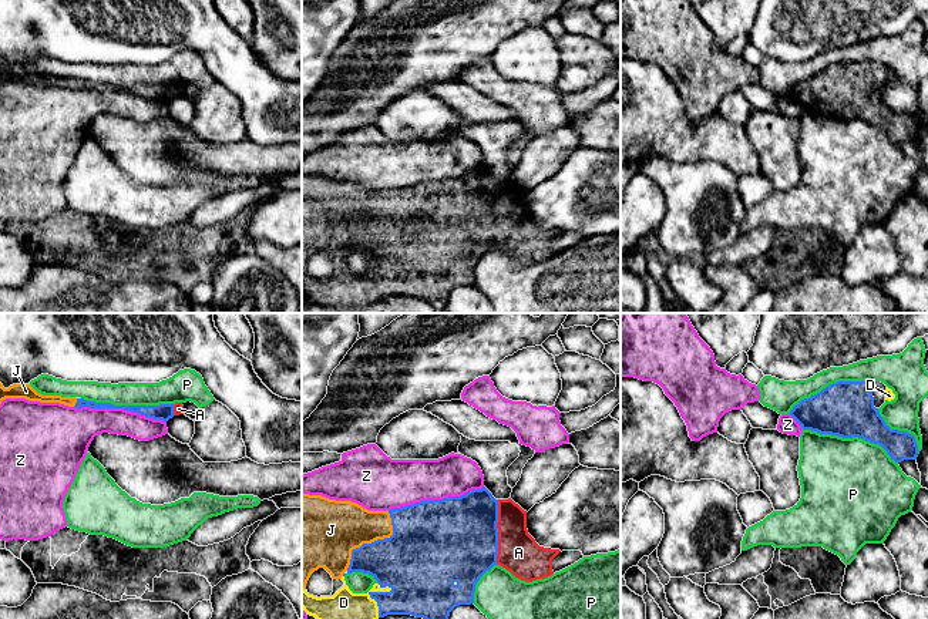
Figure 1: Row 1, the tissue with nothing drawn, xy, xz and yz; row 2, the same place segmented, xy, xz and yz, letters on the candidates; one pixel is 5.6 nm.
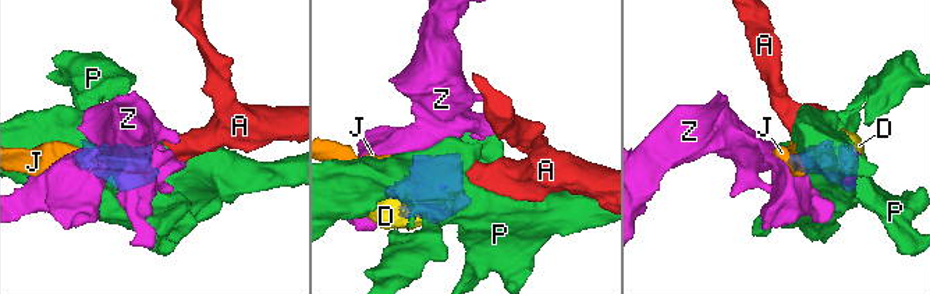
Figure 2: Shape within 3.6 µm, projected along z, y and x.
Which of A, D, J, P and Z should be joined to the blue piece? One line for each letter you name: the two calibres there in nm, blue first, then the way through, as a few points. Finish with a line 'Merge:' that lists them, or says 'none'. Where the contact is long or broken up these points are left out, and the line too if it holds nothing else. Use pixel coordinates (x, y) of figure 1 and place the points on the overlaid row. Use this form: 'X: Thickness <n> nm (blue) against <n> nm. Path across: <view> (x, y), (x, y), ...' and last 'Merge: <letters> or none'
A: Thickness 480 nm (blue) against 240 nm
D: Thickness 340 nm (blue) against 160 nm
J: Thickness 380 nm (blue) against 320 nm
Merge: A, D, J

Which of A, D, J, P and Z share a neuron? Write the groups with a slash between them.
A D J / P / Z

